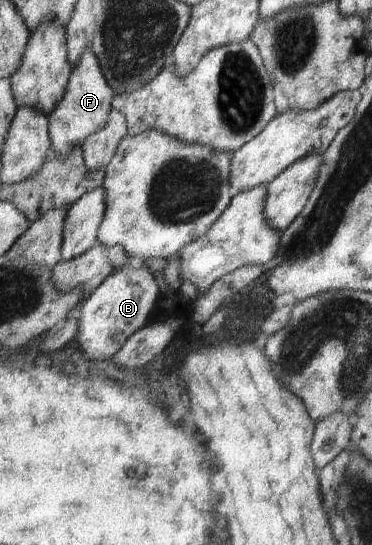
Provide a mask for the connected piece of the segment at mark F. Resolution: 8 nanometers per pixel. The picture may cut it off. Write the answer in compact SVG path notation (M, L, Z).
M86 50L82 56L82 62L76 66L76 70L72 71L66 96L49 116L51 144L56 154L68 156L76 144L83 146L83 142L86 142L92 134L102 130L110 122L114 100L115 92L108 84L107 78L104 78L94 50Z

